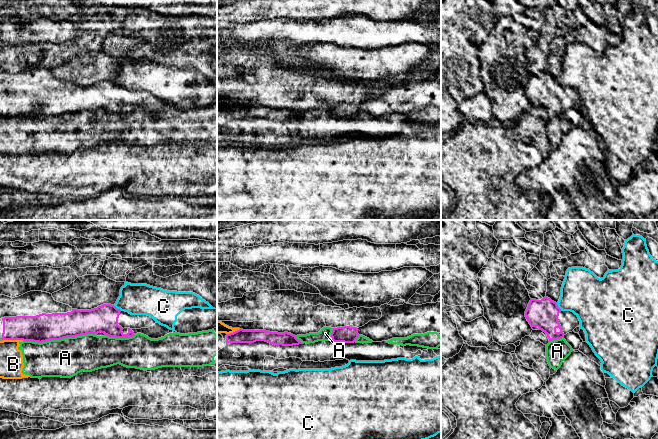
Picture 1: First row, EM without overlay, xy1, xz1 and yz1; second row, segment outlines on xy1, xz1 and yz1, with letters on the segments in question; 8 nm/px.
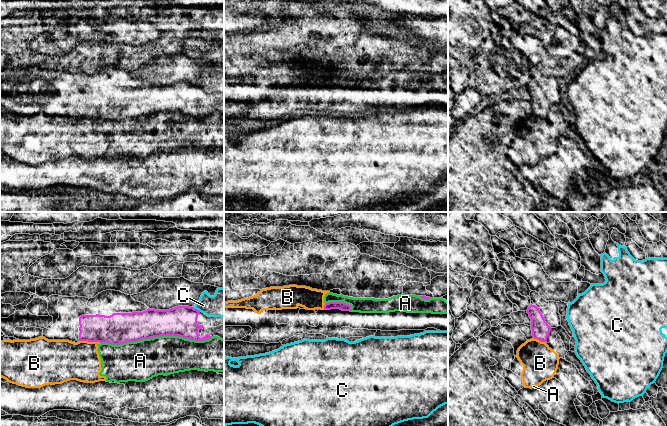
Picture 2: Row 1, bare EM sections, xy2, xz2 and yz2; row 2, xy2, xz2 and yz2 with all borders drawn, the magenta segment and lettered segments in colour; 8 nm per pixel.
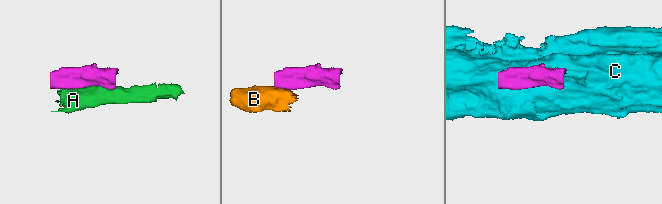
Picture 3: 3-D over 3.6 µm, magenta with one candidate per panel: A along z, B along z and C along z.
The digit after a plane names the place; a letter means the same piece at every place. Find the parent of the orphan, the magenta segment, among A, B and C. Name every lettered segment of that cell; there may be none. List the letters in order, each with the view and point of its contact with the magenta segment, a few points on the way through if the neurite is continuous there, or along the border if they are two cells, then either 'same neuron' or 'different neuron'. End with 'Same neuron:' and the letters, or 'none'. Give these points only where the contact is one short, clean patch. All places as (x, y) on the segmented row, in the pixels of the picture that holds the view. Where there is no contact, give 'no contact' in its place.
A: contact xy2 (155, 336); different neuron
B: contact xy2 (90, 341); border xy2 (79, 340), (100, 342); different neuron
C: contact xy1 (116, 308); border xy1 (113, 305), (121, 310); different neuron
Same neuron: none

